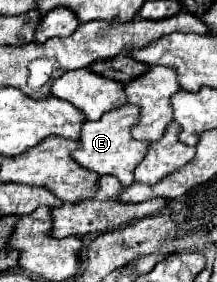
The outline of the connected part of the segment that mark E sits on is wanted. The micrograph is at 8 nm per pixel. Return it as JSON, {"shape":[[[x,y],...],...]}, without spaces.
{"shape":[[[121,106],[121,108],[113,108],[111,112],[105,112],[95,122],[85,122],[81,128],[81,140],[79,140],[81,148],[71,152],[71,158],[83,168],[99,176],[111,174],[121,182],[121,186],[129,186],[133,182],[133,170],[143,160],[149,146],[149,142],[137,142],[129,134],[131,126],[137,122],[137,116],[139,116],[139,108]]]}

